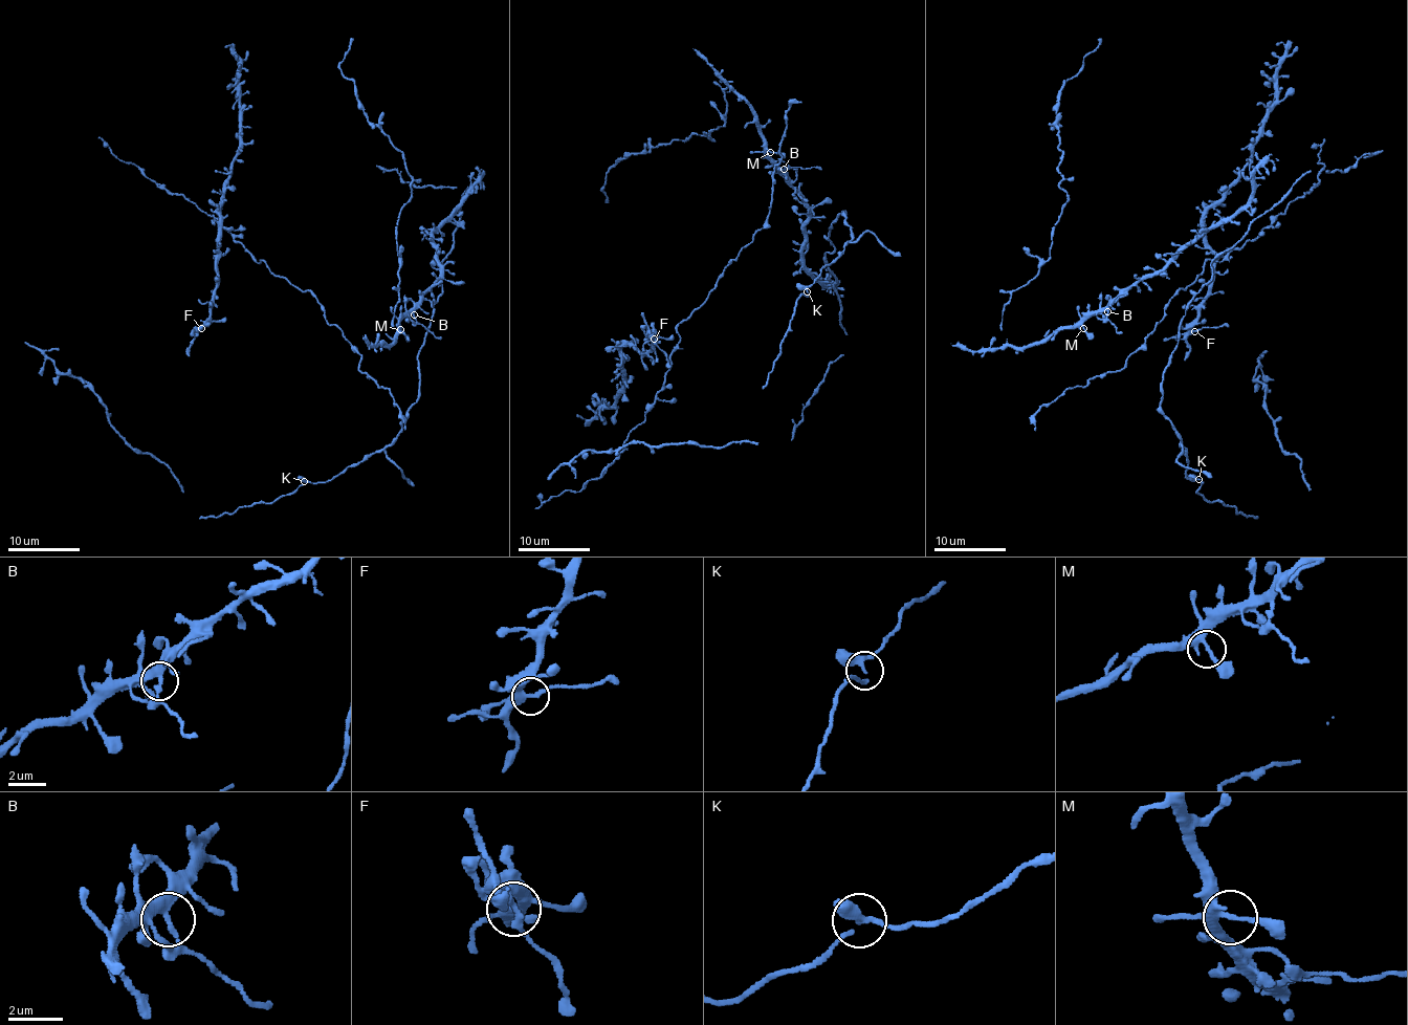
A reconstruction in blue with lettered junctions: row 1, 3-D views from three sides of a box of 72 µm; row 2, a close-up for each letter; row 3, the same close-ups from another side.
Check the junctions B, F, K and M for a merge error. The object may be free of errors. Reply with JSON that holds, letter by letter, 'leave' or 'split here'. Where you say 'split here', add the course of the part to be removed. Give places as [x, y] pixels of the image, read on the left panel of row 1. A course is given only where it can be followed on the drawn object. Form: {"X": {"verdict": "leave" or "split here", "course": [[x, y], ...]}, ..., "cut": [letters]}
{"B": {"verdict": "split here", "course": [[414, 314], [419, 324], [441, 339]]}, "F": {"verdict": "leave"}, "K": {"verdict": "leave"}, "M": {"verdict": "leave"}, "cut": ["B"]}

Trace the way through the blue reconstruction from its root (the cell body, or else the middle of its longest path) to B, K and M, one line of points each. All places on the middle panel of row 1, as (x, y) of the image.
B: (816, 281), (810, 277), (801, 248), (810, 216), (784, 169)
K: (816, 281), (836, 283), (826, 260), (826, 253), (835, 249), (828, 234), (846, 212), (851, 240), (808, 290)
M: (816, 281), (810, 277), (801, 248), (810, 216), (799, 193), (772, 166), (767, 154), (770, 152)

